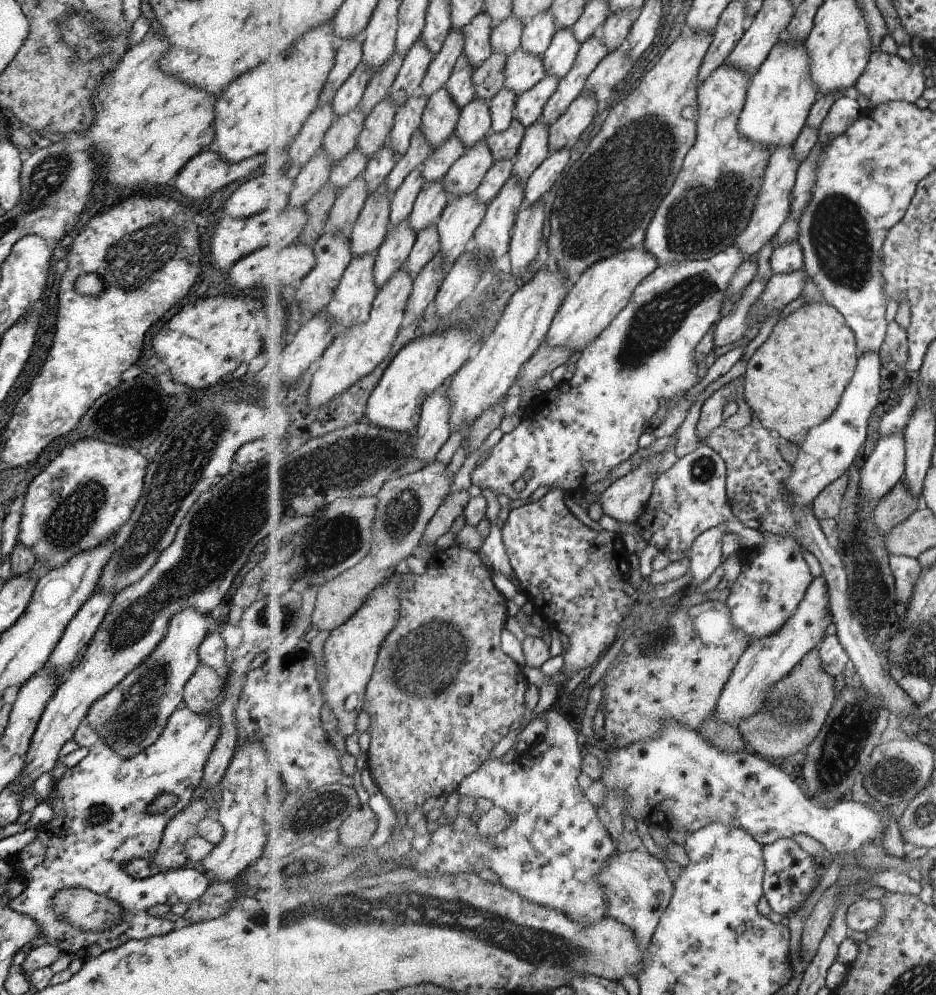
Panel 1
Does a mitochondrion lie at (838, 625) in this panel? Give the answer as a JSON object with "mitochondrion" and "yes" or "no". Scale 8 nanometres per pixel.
{"mitochondrion":"no"}

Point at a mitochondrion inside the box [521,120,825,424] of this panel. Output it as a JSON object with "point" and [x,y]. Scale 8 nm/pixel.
{"point":[701,221]}

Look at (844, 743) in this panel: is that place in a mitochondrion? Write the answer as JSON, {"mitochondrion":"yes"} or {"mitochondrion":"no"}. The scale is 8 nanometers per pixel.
{"mitochondrion":"yes"}

